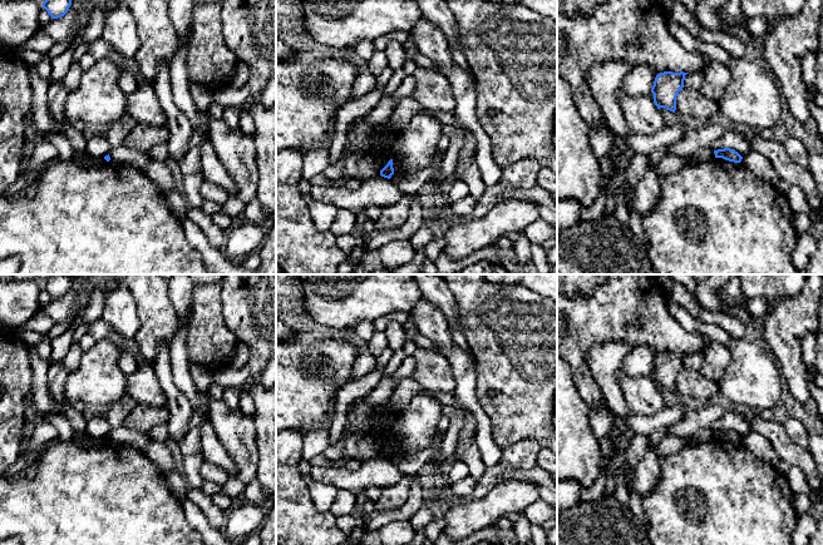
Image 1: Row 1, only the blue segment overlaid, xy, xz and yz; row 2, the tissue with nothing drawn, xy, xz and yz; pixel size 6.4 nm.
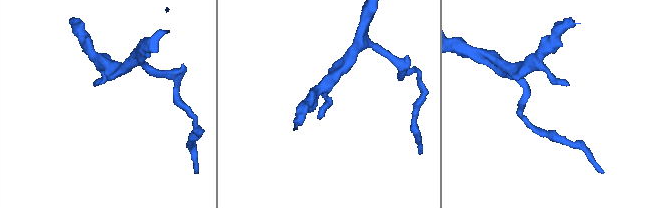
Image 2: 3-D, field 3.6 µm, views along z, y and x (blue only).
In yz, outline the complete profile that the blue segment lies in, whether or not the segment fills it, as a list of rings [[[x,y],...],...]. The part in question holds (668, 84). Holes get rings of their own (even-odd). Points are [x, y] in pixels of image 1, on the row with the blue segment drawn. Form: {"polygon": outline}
{"polygon": [[[664,71],[656,75],[651,93],[654,94],[654,103],[660,108],[675,113],[676,110],[676,96],[679,91],[685,86],[685,75],[689,73],[672,73]]]}

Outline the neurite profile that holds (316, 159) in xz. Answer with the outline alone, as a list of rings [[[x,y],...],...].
[[[330,143],[310,148],[304,155],[302,178],[311,180],[329,167]]]

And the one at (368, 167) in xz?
[[[366,155],[358,163],[358,179],[364,182],[380,175],[380,163],[378,157]]]

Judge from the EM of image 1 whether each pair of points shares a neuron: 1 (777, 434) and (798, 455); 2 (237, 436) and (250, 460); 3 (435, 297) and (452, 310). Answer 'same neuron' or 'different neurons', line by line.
1: same neuron
2: same neuron
3: same neuron

